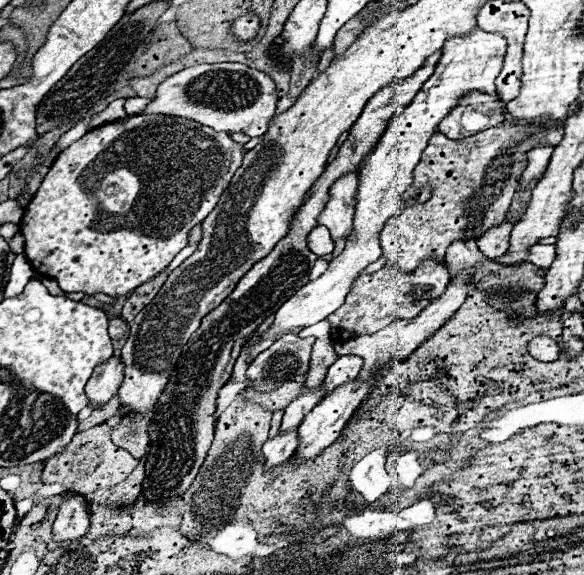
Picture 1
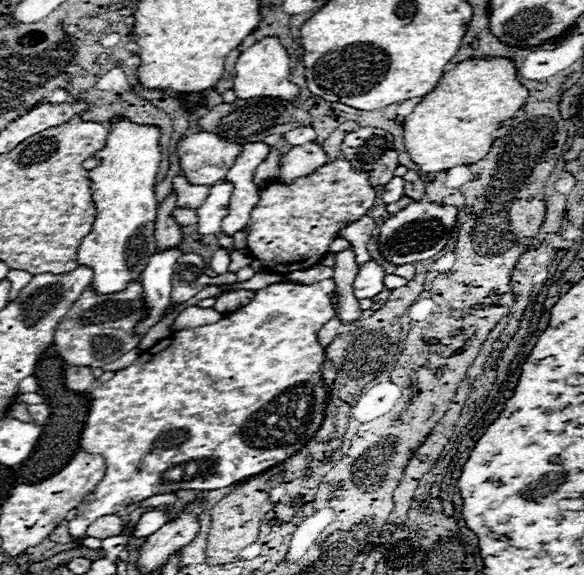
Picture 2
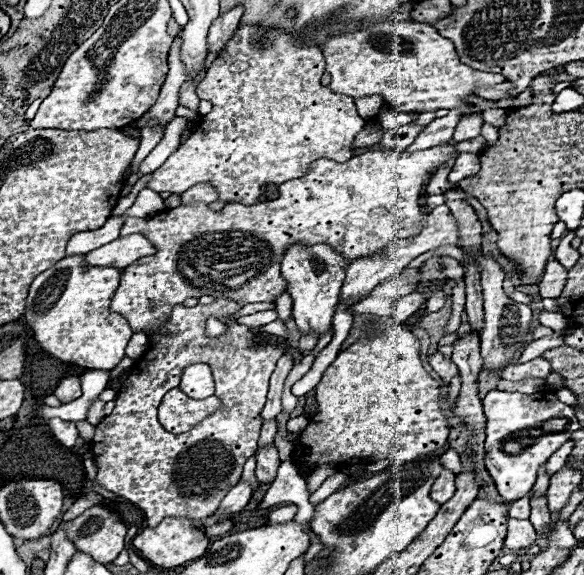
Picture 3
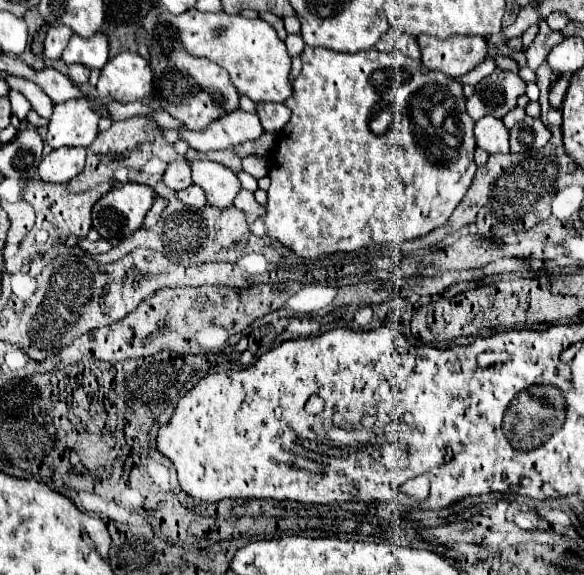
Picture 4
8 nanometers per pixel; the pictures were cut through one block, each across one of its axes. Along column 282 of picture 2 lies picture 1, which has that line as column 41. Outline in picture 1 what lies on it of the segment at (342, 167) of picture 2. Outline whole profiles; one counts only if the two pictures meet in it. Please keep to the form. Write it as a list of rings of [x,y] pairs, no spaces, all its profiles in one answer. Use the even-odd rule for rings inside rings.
[[[134,114],[134,116],[126,116],[122,120],[92,128],[80,140],[76,140],[72,146],[64,148],[64,152],[58,154],[58,158],[54,160],[42,186],[38,188],[38,192],[34,194],[30,204],[24,208],[24,216],[20,222],[20,232],[26,240],[24,254],[38,274],[56,278],[64,292],[84,292],[90,296],[102,292],[108,296],[126,296],[132,290],[136,290],[138,286],[156,278],[174,260],[174,256],[188,244],[190,230],[196,224],[200,224],[214,210],[220,194],[228,188],[228,182],[232,180],[234,172],[240,168],[244,152],[246,152],[244,146],[234,142],[228,132],[216,132],[208,126],[200,126],[198,122],[192,122],[190,118],[172,118],[172,116],[164,116],[164,114]]]

